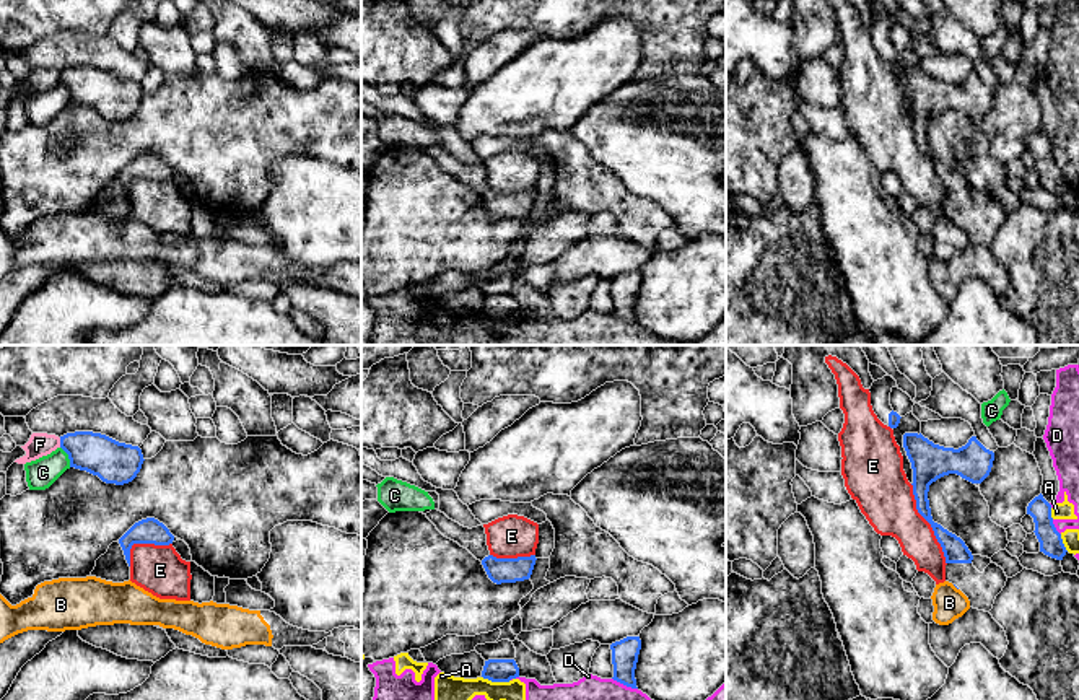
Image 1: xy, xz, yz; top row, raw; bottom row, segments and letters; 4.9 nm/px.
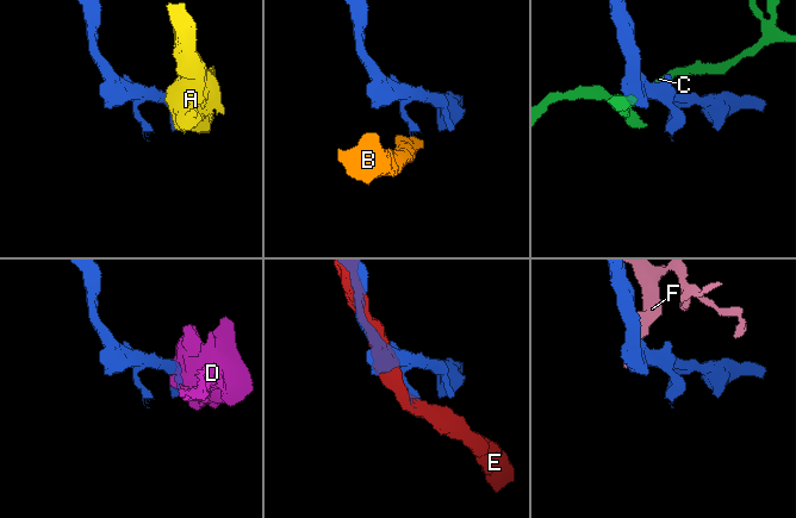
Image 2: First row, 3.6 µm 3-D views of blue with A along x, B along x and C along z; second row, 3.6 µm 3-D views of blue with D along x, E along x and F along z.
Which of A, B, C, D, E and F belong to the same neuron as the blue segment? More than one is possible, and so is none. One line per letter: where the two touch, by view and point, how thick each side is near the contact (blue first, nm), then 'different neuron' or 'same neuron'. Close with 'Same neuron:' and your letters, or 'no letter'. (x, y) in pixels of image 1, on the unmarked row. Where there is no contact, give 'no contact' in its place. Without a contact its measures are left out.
A: meets blue in xz at (497, 316); 110 nm thick on the blue side, 180 nm on the other; different neuron
B: meets blue in yz at (956, 222); 20 nm thick on the blue side, 160 nm on the other; different neuron
C: meets blue in xy at (69, 91); 200 nm thick on the blue side, 150 nm on the other; different neuron
D: meets blue in yz at (1055, 163); 110 nm thick on the blue side, 100 nm on the other; different neuron
E: meets blue in yz at (930, 158); 120 nm thick on the blue side, 280 nm on the other; different neuron
F: meets blue in xy at (61, 78); 200 nm thick on the blue side, 120 nm on the other; different neuron
Same neuron: no letter

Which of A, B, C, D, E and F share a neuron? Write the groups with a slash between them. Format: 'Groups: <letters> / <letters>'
Groups: A D / B / C / E / F

